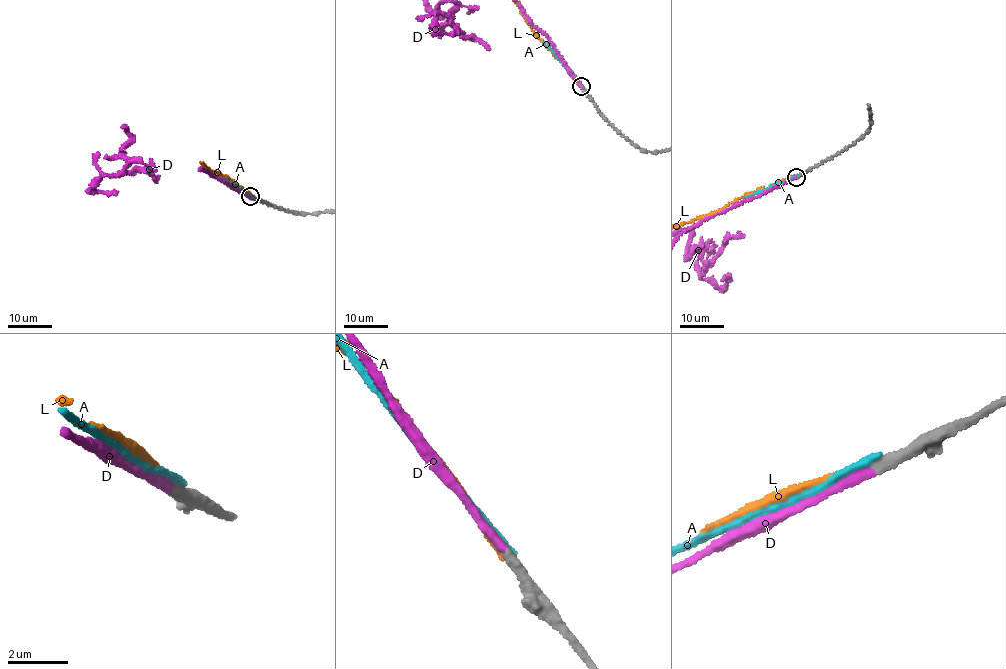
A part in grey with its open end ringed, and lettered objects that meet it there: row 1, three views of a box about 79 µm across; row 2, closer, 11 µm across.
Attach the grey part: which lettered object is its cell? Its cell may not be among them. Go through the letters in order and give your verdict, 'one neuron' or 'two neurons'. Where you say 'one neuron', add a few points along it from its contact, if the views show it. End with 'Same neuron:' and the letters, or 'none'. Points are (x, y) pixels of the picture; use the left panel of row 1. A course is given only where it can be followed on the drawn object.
A: two neurons
D: one neuron
L: two neurons
Same neuron: D

